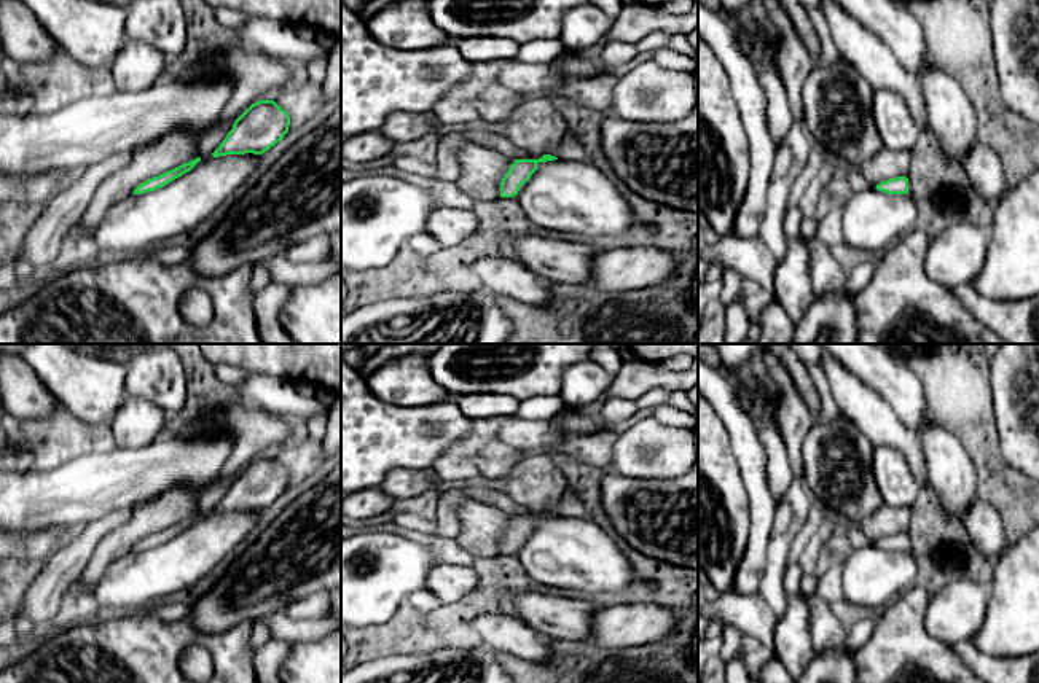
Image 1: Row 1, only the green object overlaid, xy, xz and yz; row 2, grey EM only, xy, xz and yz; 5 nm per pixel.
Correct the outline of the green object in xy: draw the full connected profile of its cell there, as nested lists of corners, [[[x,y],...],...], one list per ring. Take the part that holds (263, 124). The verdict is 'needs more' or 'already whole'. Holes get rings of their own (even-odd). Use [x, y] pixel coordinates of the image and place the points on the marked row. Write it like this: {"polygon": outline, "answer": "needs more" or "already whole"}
{"polygon": [[[274,100],[252,103],[233,124],[214,158],[226,154],[263,154],[288,132],[290,116]]], "answer": "already whole"}

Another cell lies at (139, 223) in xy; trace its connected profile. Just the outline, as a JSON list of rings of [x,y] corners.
[[[261,154],[206,156],[186,174],[112,205],[86,244],[89,253],[129,258],[175,242],[214,215],[255,172]]]

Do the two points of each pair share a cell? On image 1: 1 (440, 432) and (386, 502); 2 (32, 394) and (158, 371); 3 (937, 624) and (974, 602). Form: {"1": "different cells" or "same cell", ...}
{"1": "different cells", "2": "same cell", "3": "same cell"}

